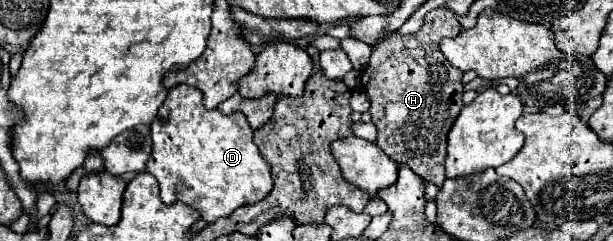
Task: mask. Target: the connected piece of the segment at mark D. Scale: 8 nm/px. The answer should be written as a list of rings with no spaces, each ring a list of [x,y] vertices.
[[[177,85],[169,91],[159,115],[151,123],[151,137],[153,151],[151,159],[147,161],[147,173],[159,181],[161,201],[165,205],[181,201],[199,211],[205,223],[215,223],[221,217],[229,217],[237,207],[259,203],[271,193],[271,165],[261,157],[257,145],[253,143],[253,131],[247,119],[241,113],[223,115],[217,109],[207,111],[203,105],[203,95],[195,87]]]

